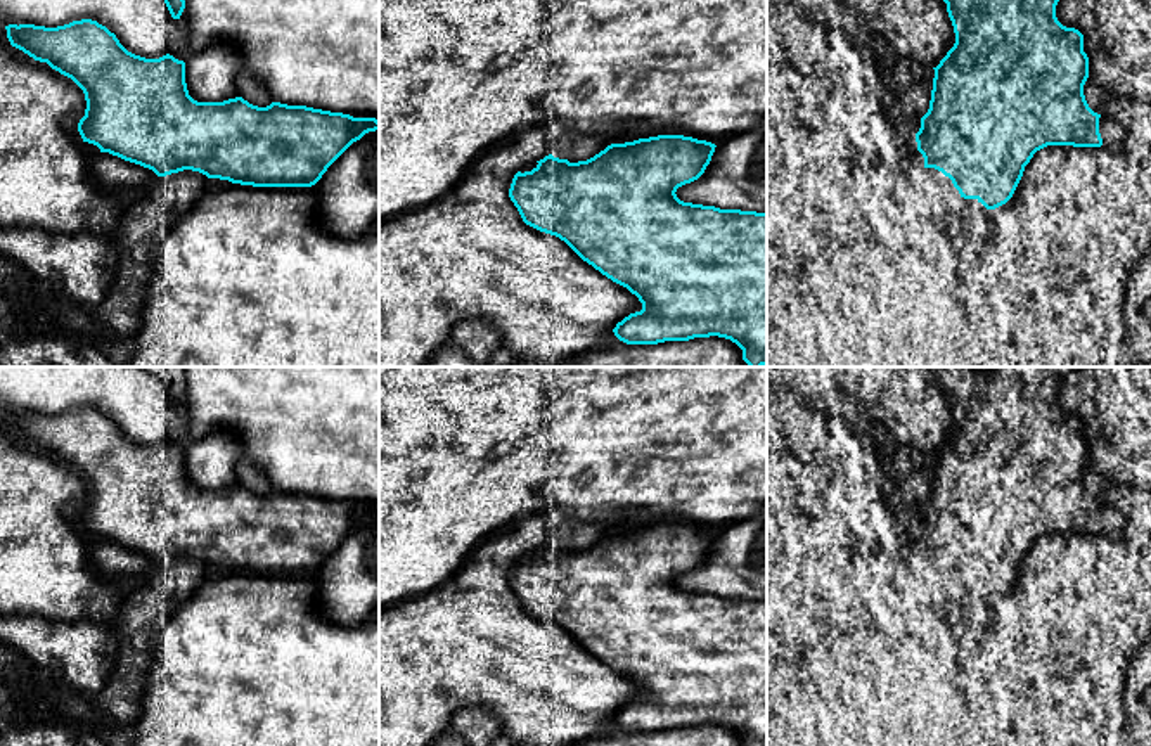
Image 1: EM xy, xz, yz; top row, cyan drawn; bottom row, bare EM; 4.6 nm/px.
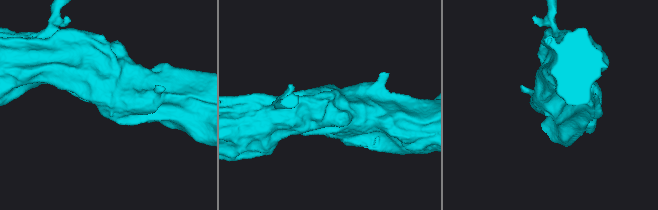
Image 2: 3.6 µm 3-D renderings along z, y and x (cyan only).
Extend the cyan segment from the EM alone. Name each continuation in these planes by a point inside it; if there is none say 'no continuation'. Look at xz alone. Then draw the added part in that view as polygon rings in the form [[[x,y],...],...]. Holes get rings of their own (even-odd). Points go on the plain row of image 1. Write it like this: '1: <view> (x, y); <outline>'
no continuation

